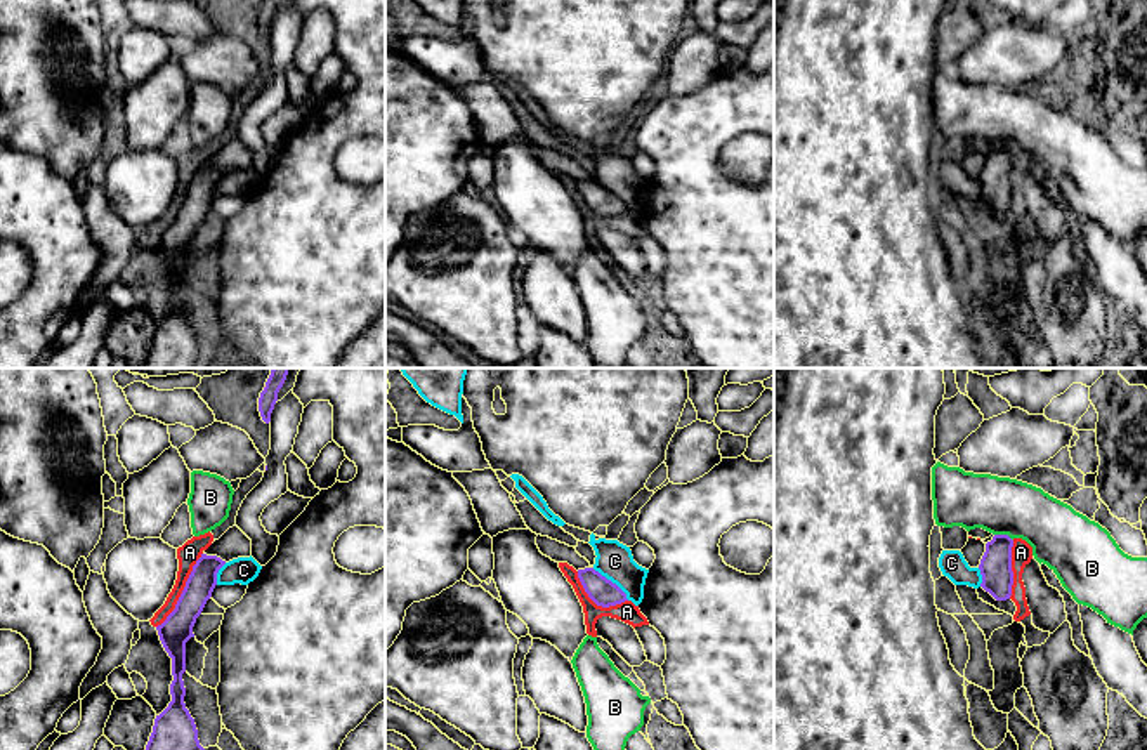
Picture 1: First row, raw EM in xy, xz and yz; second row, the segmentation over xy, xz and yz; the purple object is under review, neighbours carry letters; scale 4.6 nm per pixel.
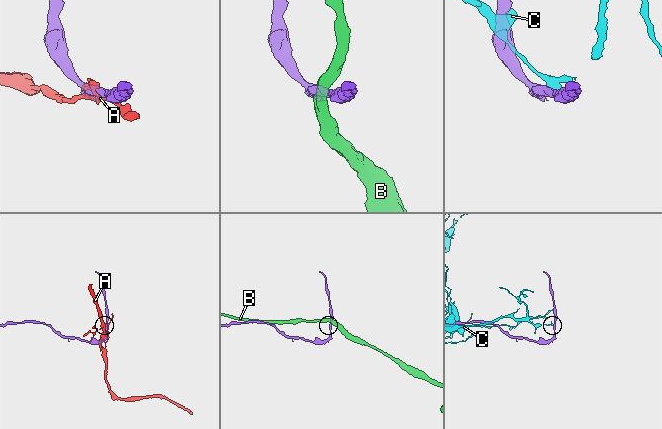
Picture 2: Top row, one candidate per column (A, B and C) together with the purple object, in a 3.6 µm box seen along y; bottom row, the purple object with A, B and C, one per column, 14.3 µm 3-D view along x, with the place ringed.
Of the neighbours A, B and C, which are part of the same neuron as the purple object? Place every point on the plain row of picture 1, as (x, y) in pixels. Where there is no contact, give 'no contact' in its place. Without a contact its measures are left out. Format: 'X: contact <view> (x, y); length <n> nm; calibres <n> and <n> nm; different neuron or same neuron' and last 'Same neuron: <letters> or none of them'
A: contact xy (183, 202); length 400 nm; calibres 150 and 100 nm; different neuron
B: contact yz (1003, 146); length 90 nm; calibres 150 and 280 nm; different neuron
C: contact xz (609, 191); length 220 nm; calibres 120 and 170 nm; different neuron
Same neuron: none of them

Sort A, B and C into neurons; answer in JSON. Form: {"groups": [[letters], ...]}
{"groups": [["A"], ["B"], ["C"]]}

